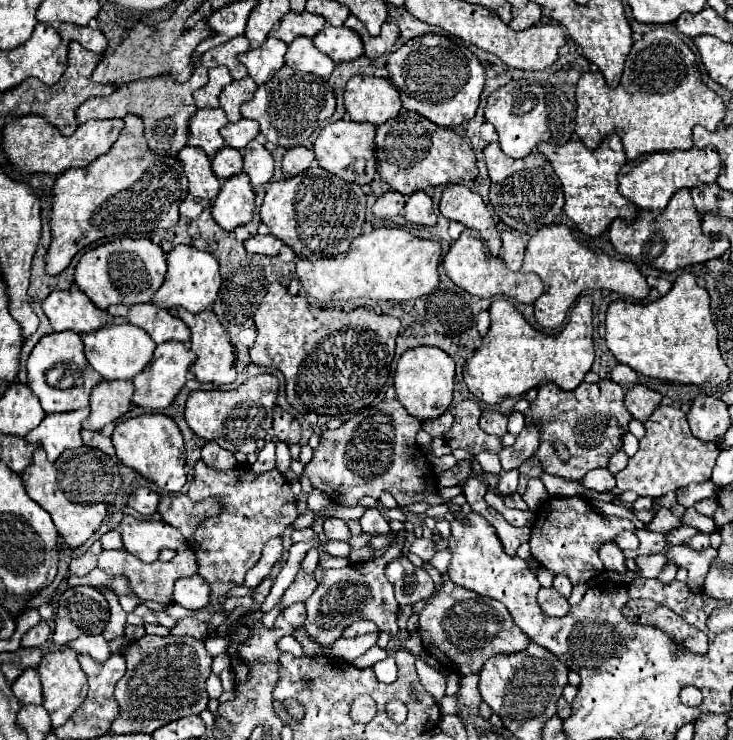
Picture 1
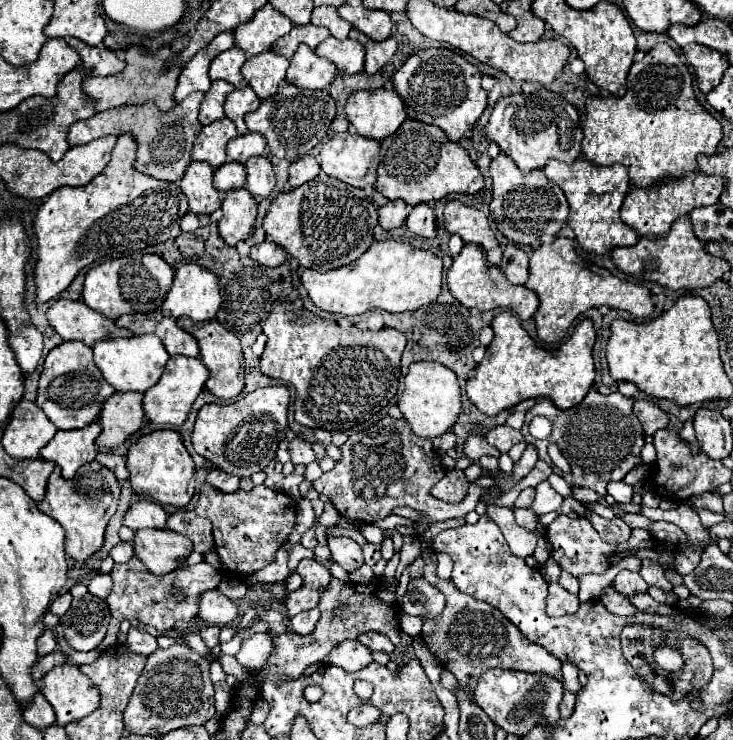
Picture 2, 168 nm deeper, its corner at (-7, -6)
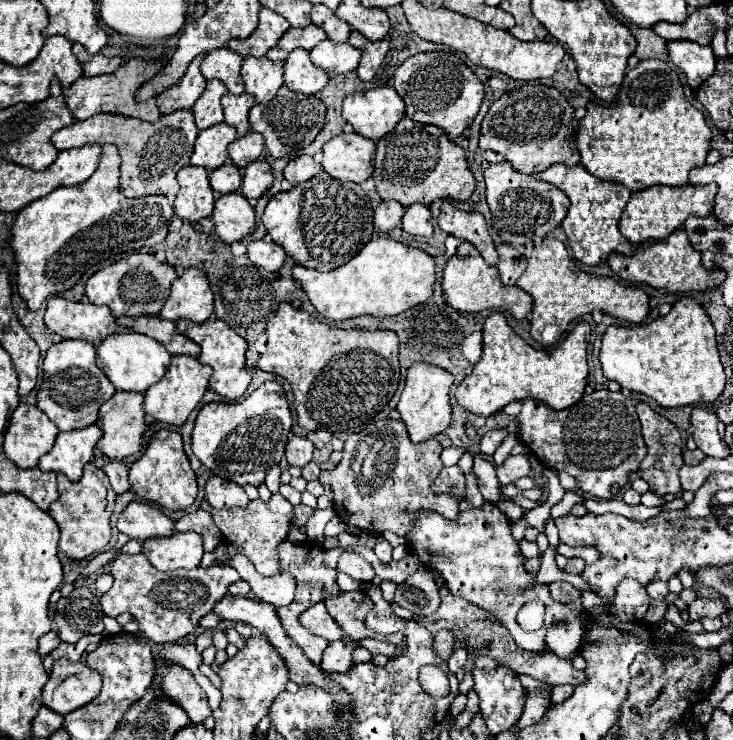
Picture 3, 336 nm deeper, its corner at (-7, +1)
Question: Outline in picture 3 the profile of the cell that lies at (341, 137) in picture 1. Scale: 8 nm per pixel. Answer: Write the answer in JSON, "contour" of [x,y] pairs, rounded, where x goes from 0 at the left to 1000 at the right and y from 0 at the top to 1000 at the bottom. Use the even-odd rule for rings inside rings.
{"contour":[[[486,178],[464,181],[447,189],[439,200],[439,227],[453,241],[497,246],[510,232],[510,205],[513,195]]]}

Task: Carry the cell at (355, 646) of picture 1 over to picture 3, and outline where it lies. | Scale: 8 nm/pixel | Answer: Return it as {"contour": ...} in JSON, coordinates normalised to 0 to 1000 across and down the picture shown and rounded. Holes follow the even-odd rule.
{"contour":[[[450,868],[447,876],[442,878],[437,903],[442,908],[475,908],[480,900],[480,881],[483,881],[483,870],[480,868]]]}

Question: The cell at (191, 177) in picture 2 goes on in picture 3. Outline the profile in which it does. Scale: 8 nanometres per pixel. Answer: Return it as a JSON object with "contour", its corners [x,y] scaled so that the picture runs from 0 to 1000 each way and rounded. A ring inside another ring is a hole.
{"contour":[[[251,224],[243,232],[246,259],[237,270],[237,292],[267,303],[292,284],[292,265],[284,246],[284,230],[270,224]]]}

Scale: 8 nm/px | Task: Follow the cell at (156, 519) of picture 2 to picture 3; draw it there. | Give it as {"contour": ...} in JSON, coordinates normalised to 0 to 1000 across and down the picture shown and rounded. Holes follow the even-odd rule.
{"contour":[[[177,678],[161,697],[158,714],[161,719],[169,719],[191,732],[237,722],[237,705],[226,695],[221,695],[218,686],[202,678]]]}

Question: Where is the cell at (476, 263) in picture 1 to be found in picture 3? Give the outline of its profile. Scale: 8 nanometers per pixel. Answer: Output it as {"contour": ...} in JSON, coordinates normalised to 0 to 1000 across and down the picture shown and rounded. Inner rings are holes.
{"contour":[[[630,327],[625,332],[625,341],[611,351],[603,370],[603,395],[608,411],[625,422],[655,422],[682,416],[698,424],[704,432],[715,432],[726,419],[726,403],[707,386],[688,386],[682,381],[677,359],[666,359],[655,341],[638,327]]]}

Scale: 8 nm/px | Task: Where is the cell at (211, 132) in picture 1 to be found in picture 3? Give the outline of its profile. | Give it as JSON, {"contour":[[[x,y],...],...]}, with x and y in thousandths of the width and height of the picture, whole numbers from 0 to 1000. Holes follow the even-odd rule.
{"contour":[[[306,165],[270,178],[259,222],[276,224],[281,230],[300,227],[311,216],[308,200],[319,189],[322,189],[322,176]]]}

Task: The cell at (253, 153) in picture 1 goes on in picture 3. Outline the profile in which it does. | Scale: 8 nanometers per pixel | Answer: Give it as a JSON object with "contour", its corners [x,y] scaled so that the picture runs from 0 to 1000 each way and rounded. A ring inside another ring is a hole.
{"contour":[[[349,216],[333,227],[333,246],[330,246],[330,265],[338,270],[352,270],[360,265],[371,251],[371,230],[363,216]]]}

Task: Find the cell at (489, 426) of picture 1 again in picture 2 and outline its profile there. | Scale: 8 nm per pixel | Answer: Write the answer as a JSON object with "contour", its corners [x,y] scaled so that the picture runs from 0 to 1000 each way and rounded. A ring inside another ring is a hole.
{"contour":[[[682,574],[682,577],[674,577],[671,582],[663,585],[663,593],[668,601],[674,601],[679,609],[685,612],[693,612],[693,607],[698,601],[704,601],[707,596],[712,596],[712,585],[693,577],[693,574]]]}

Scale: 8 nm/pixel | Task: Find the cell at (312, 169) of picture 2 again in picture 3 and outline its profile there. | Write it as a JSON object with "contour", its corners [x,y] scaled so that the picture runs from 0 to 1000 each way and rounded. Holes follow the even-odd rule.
{"contour":[[[407,211],[407,214],[401,214],[390,222],[387,241],[398,251],[407,251],[409,246],[417,246],[417,243],[428,241],[437,230],[439,230],[439,224],[426,211]]]}

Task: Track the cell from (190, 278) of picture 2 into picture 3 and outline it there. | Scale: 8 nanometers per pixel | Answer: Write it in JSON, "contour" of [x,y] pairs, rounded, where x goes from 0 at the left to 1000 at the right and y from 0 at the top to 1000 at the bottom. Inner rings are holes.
{"contour":[[[256,362],[237,384],[232,403],[221,414],[218,427],[224,432],[256,430],[267,438],[281,435],[292,424],[292,400],[278,368]]]}

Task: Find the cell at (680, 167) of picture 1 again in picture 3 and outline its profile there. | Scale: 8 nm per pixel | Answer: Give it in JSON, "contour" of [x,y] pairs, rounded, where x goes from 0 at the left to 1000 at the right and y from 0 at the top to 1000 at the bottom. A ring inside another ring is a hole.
{"contour":[[[963,249],[963,251],[887,251],[873,259],[865,259],[859,273],[854,276],[846,297],[846,314],[849,319],[862,327],[865,332],[884,327],[884,324],[906,324],[911,322],[920,311],[925,311],[939,292],[969,292],[971,289],[971,276],[977,265],[977,249]]]}

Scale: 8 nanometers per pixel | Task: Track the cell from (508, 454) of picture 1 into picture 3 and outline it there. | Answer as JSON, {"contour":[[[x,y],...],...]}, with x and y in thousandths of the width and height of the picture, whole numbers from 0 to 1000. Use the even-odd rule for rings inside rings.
{"contour":[[[693,616],[685,630],[677,632],[677,641],[682,654],[696,654],[704,651],[707,646],[715,646],[723,641],[723,624],[718,616]]]}

